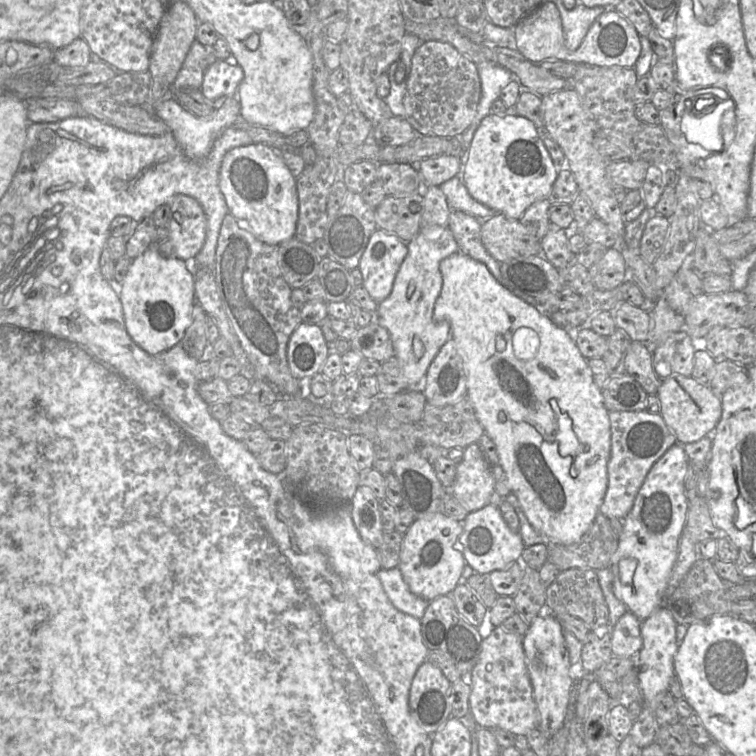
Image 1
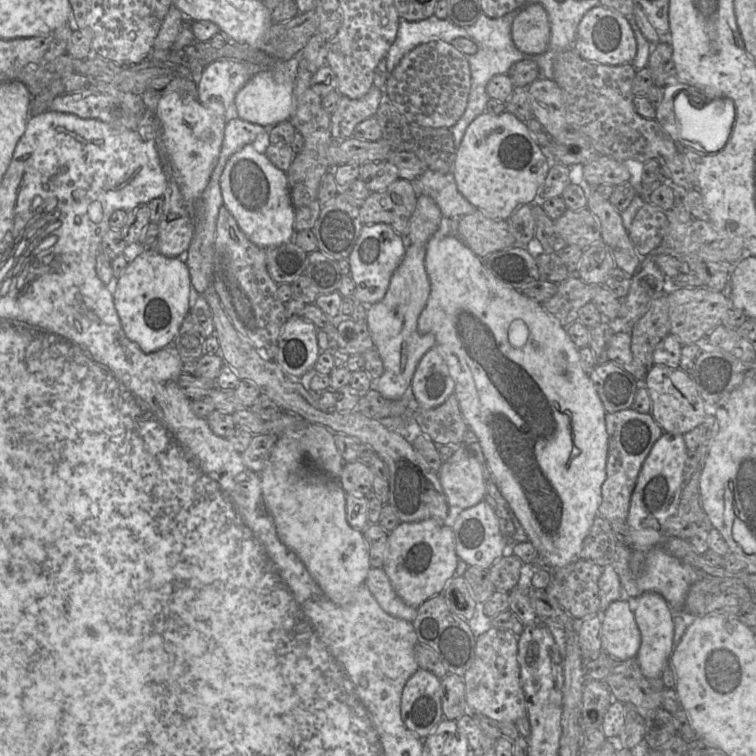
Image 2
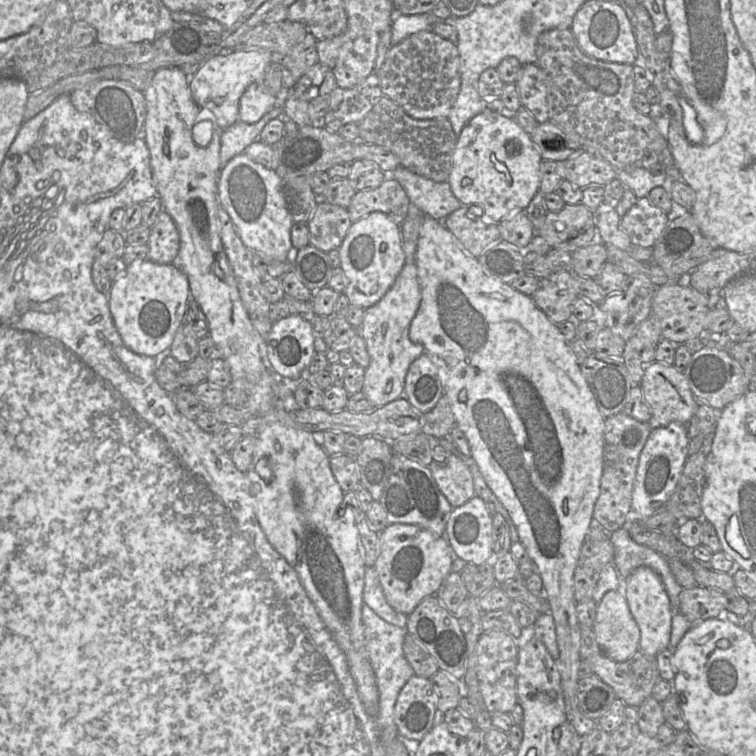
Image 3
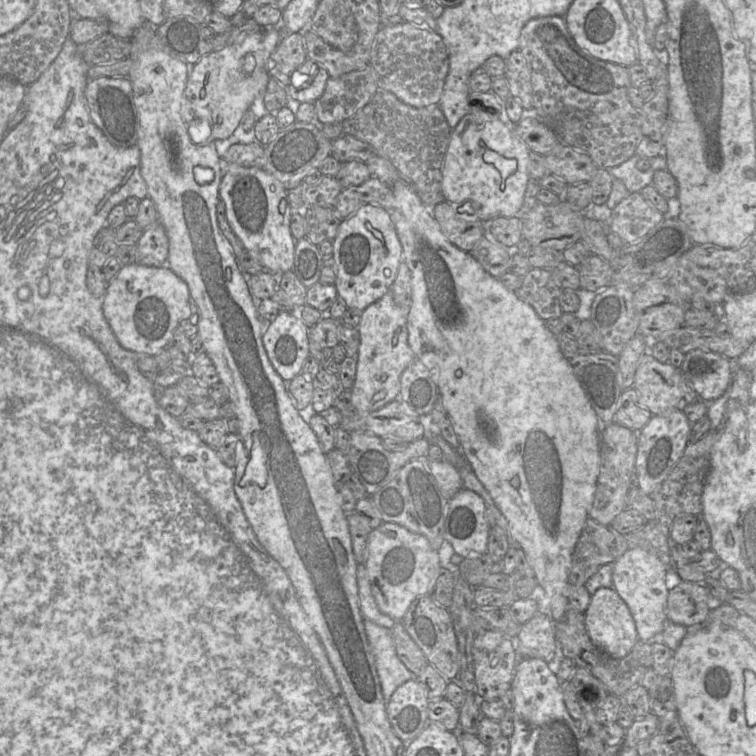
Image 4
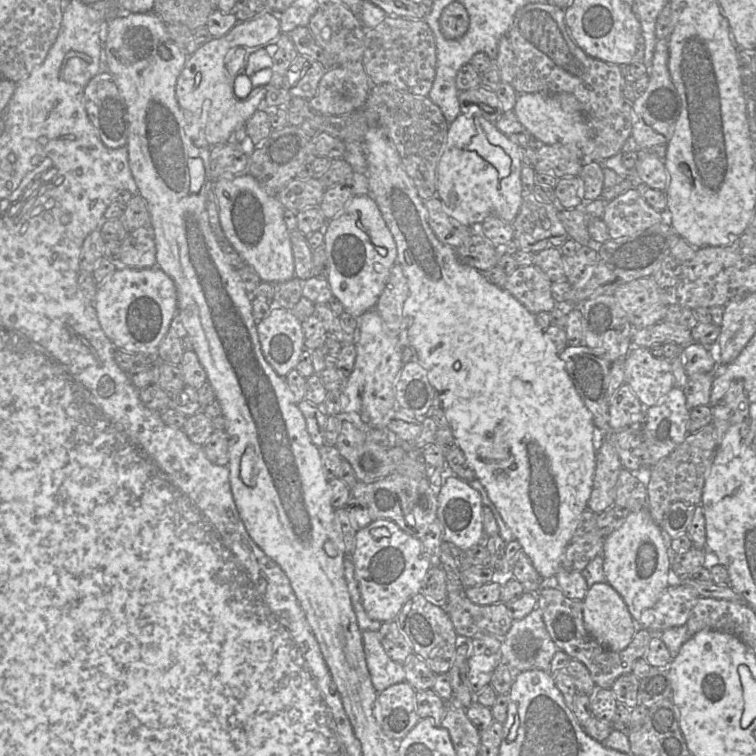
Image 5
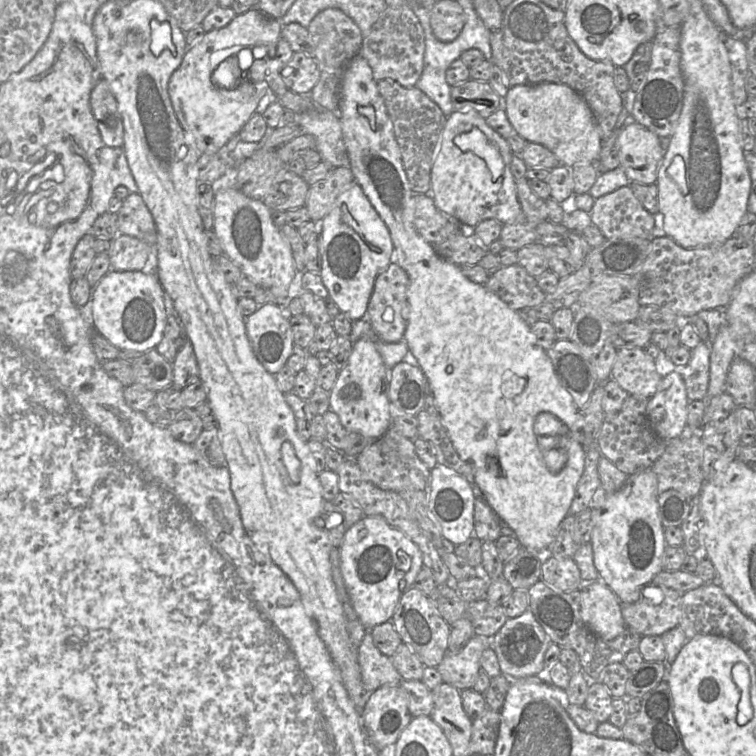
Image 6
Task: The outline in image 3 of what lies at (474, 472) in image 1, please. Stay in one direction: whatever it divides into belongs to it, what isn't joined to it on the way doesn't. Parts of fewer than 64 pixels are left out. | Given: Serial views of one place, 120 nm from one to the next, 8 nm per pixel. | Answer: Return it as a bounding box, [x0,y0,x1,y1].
[428,454,475,508]

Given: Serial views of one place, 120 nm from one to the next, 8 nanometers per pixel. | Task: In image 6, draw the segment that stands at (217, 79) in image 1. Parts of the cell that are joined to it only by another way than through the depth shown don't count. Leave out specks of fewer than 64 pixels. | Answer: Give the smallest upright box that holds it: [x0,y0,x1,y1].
[168,8,282,154]

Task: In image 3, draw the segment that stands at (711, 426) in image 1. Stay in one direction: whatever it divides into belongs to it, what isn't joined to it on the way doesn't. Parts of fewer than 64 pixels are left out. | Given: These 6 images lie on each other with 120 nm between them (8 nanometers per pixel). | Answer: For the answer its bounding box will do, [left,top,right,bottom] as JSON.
[638,361,697,428]

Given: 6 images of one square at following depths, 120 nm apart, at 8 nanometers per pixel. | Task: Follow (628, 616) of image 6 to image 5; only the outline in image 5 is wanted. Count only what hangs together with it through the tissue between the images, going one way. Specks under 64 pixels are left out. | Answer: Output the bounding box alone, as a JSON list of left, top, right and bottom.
[638,586,699,634]

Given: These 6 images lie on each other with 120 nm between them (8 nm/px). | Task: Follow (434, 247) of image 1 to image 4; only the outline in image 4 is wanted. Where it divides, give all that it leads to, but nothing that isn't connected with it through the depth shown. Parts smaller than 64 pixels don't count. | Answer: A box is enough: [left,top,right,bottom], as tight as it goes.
[349,292,417,416]

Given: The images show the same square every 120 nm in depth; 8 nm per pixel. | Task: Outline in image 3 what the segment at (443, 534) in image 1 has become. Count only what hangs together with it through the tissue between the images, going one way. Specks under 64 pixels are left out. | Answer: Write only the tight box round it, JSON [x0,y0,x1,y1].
[373,524,458,615]

